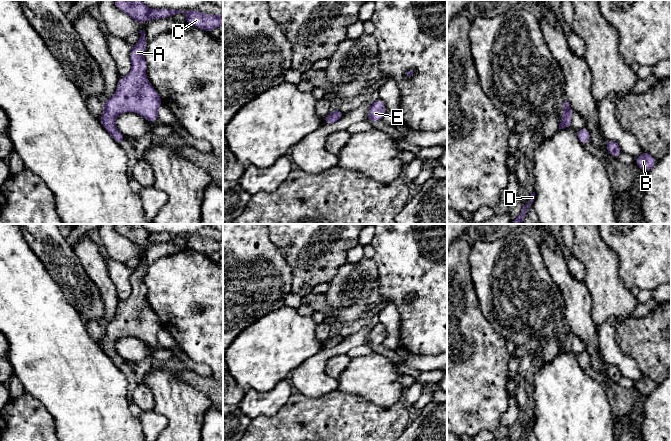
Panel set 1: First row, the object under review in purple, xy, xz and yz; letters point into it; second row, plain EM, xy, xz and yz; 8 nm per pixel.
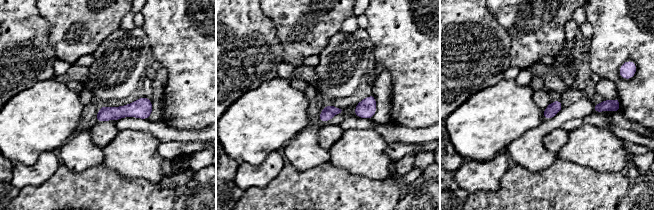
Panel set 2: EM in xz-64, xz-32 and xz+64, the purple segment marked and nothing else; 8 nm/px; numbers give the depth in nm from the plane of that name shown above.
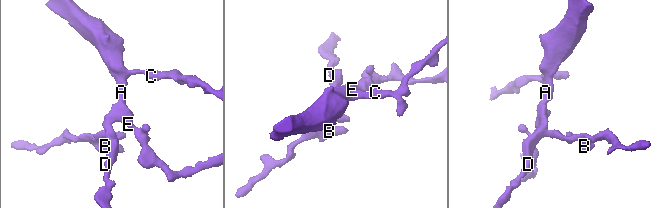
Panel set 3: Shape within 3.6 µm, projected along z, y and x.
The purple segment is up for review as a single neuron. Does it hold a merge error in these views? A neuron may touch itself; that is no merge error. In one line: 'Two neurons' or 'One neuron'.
One neuron

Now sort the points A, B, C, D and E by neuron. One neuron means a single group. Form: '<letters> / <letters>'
A B C D E

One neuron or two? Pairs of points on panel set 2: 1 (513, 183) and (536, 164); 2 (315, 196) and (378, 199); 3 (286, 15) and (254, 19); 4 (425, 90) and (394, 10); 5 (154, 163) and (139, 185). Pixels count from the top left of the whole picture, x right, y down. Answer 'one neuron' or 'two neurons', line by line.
1: two neurons
2: one neuron
3: two neurons
4: one neuron
5: two neurons

